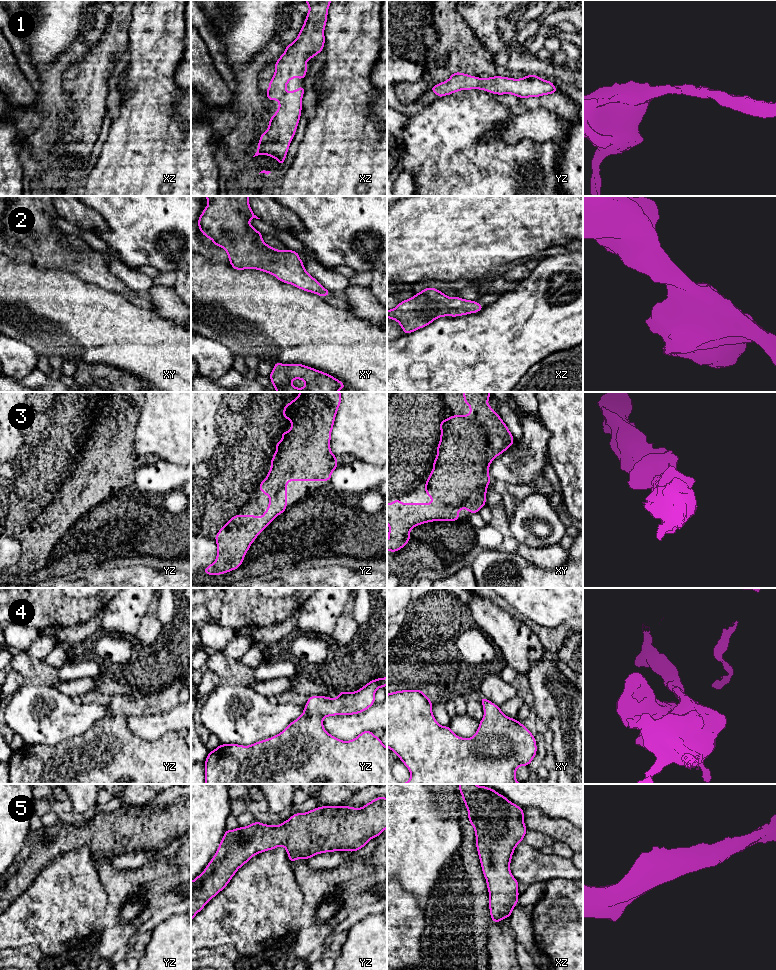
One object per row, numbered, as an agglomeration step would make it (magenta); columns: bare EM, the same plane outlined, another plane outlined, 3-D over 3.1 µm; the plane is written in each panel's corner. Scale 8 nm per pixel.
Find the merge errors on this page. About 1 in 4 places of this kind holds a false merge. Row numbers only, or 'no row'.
no row

